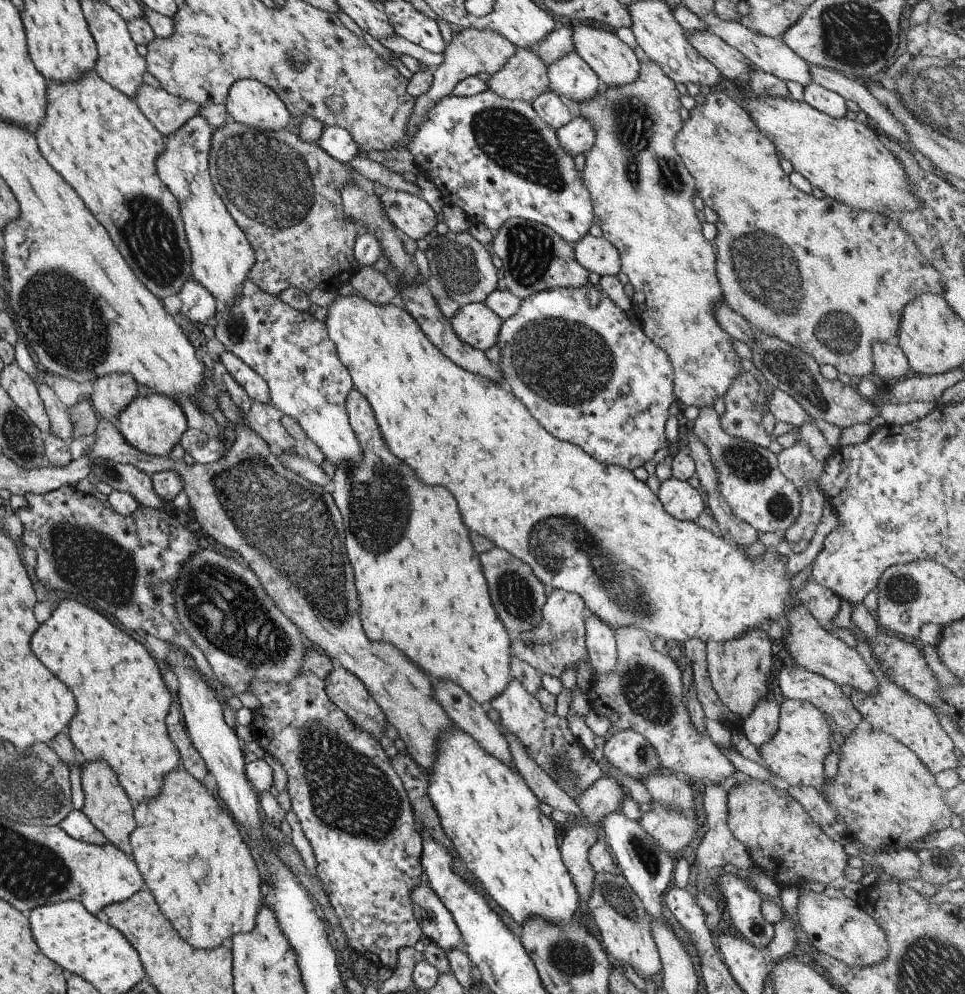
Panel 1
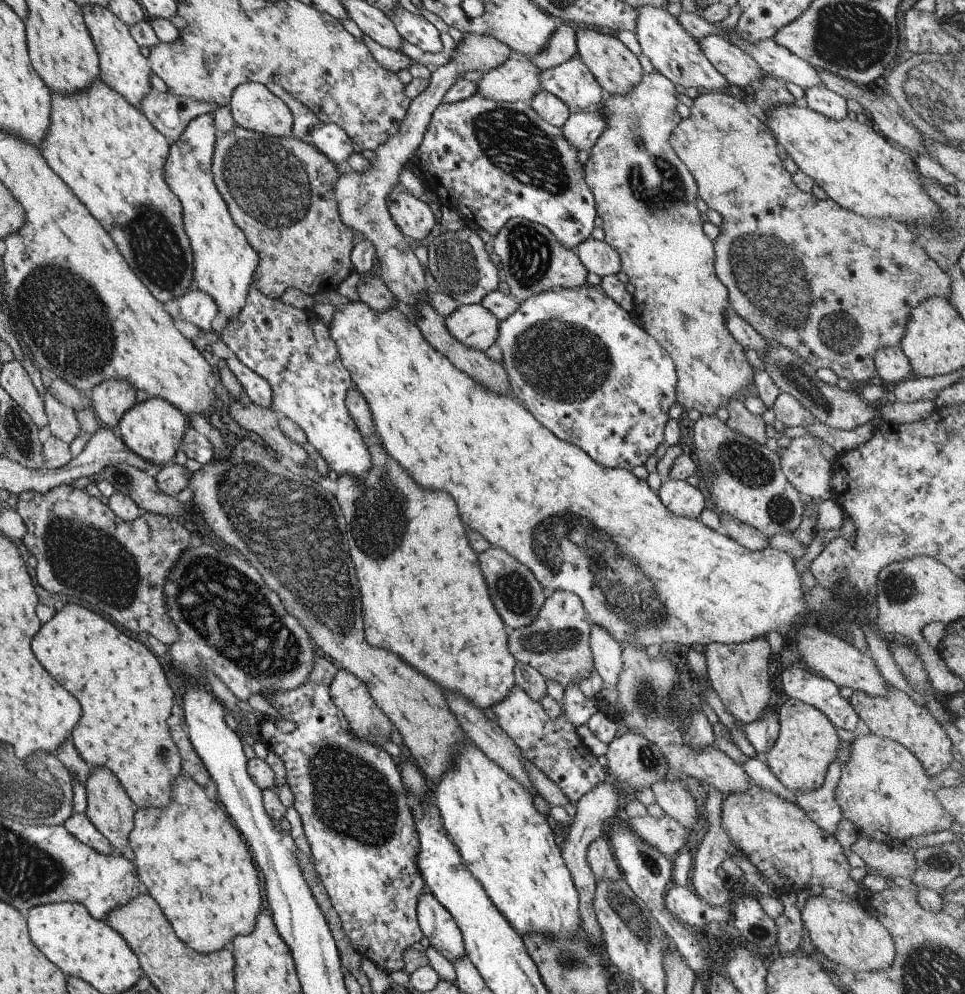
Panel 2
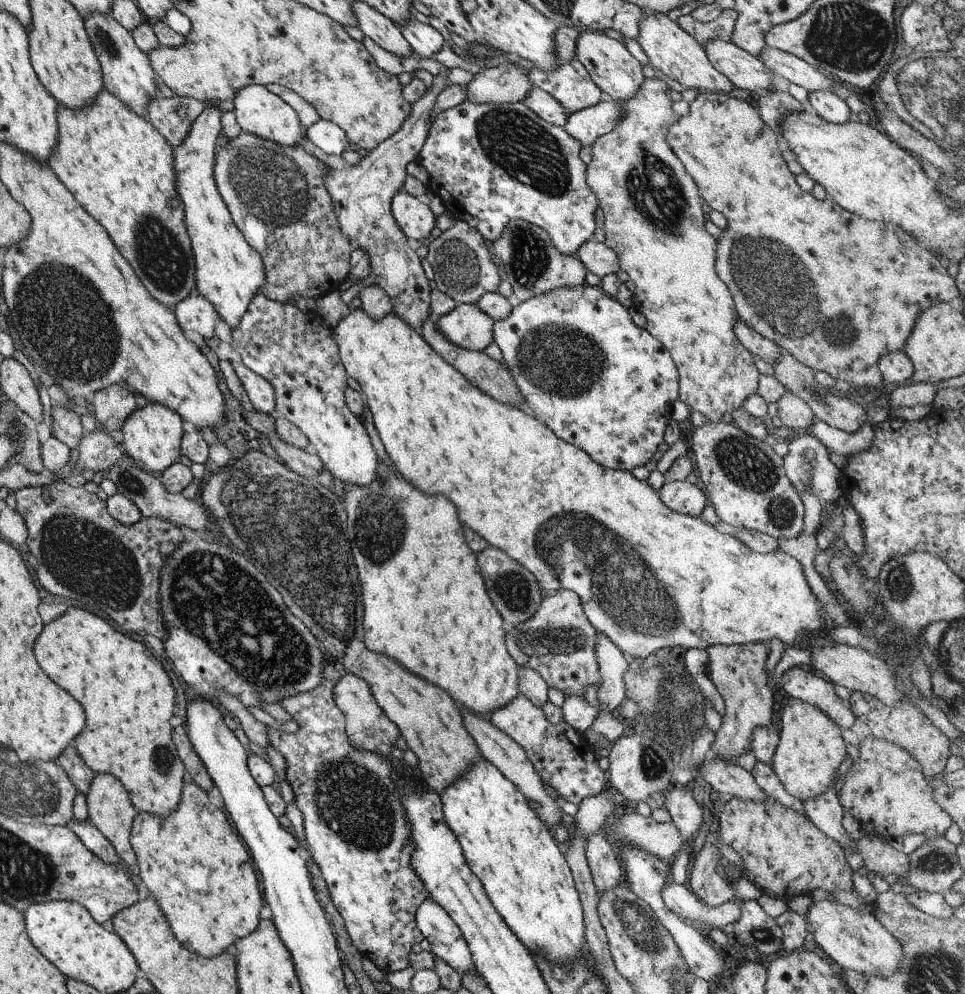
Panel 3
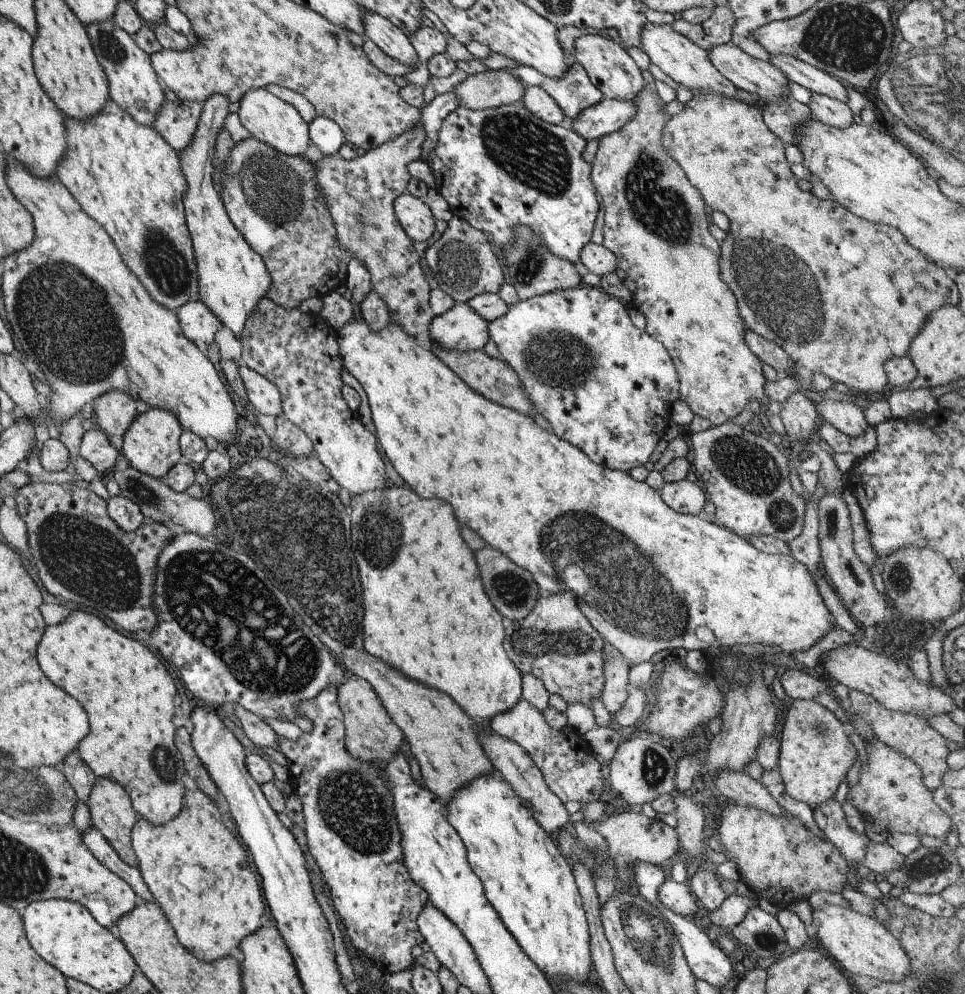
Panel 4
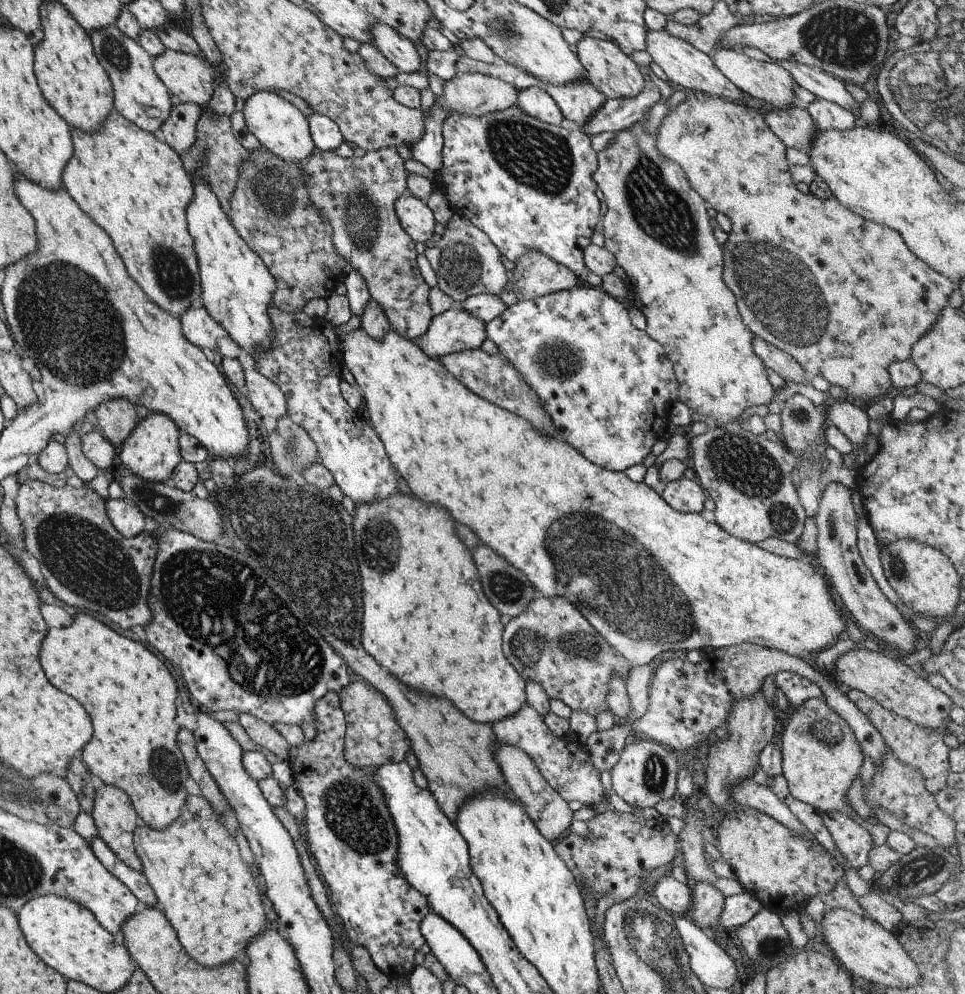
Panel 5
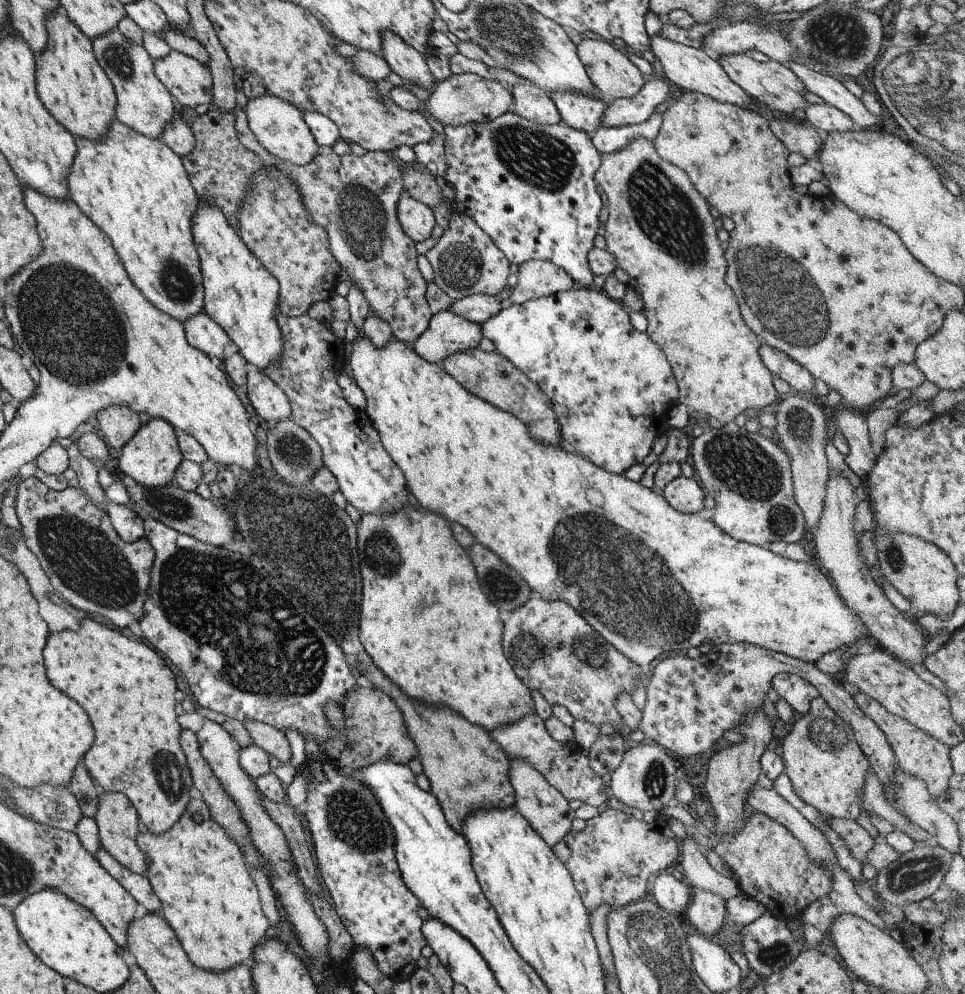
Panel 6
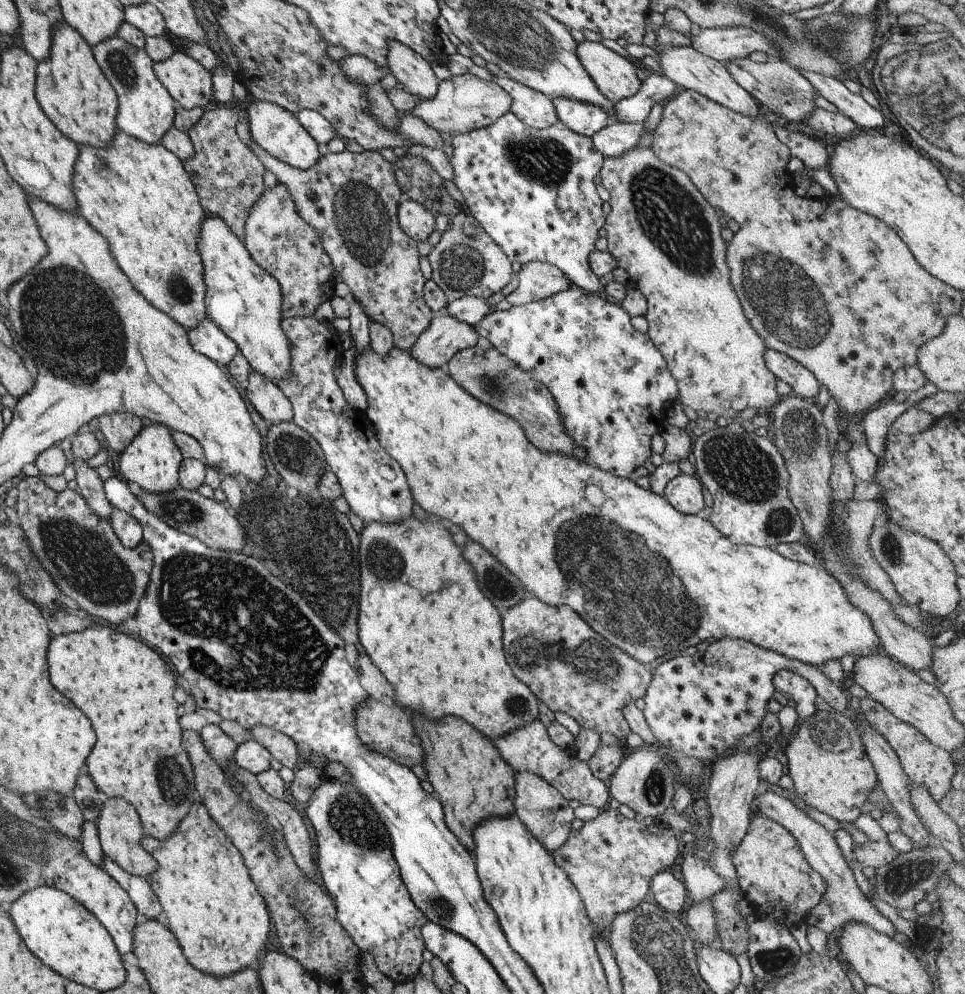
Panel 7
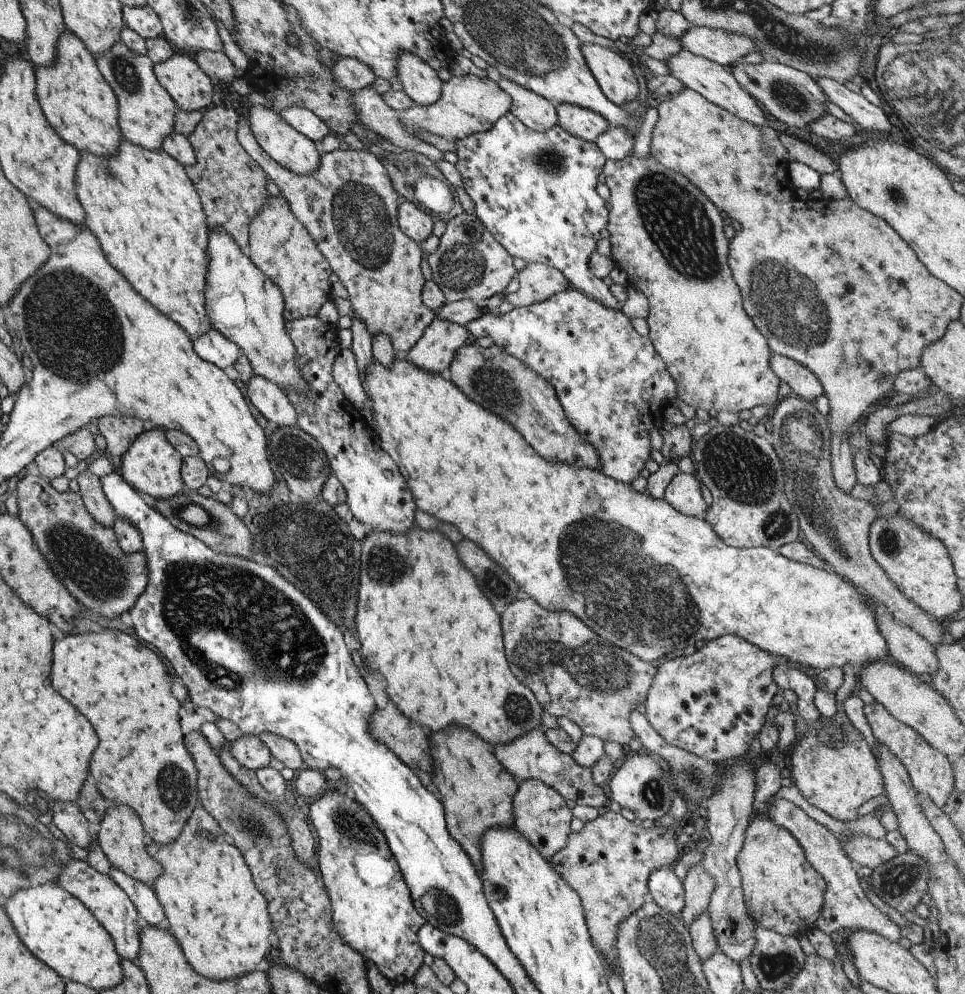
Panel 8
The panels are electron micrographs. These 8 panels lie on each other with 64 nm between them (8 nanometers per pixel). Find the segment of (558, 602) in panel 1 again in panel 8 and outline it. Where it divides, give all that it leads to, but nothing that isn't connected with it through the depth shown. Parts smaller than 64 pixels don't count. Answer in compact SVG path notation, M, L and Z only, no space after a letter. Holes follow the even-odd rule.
M531 597L515 599L515 602L505 605L499 618L509 670L534 694L542 710L556 719L557 716L565 716L577 725L585 736L597 736L602 741L612 740L627 747L629 739L634 736L629 724L629 712L634 710L635 706L643 704L656 672L655 666L599 637L571 612L549 612Z

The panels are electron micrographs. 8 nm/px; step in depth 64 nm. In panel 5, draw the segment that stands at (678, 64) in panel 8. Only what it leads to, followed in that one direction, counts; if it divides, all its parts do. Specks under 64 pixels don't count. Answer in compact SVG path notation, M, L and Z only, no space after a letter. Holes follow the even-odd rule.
M663 28L659 30L647 29L647 34L645 34L645 52L665 73L668 83L673 88L699 91L731 102L738 102L743 96L743 93L715 68L711 55L706 55L704 52L697 50L697 48L693 48L691 44L681 40L681 38L669 36Z

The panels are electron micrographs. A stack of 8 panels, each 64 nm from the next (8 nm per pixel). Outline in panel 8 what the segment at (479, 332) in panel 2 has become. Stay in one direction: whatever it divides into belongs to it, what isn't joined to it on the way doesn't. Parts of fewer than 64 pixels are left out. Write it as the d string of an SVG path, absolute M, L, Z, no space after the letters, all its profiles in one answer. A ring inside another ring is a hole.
M435 317L402 358L425 372L446 375L457 350L473 341L464 325Z

